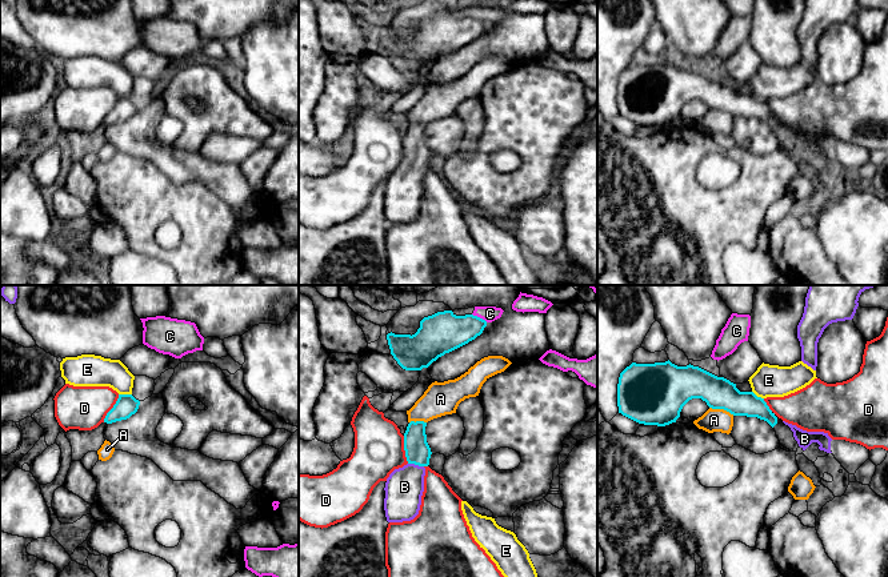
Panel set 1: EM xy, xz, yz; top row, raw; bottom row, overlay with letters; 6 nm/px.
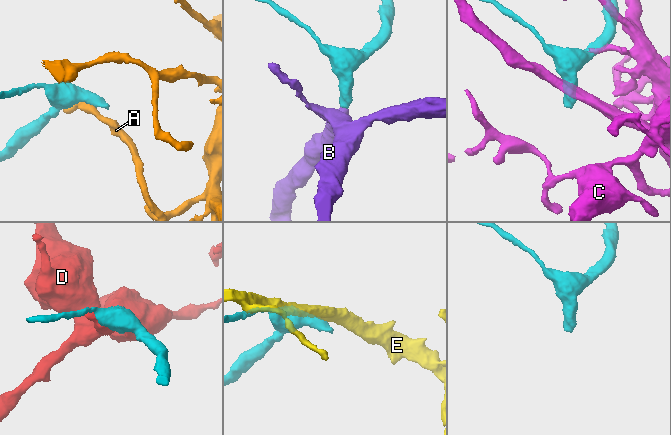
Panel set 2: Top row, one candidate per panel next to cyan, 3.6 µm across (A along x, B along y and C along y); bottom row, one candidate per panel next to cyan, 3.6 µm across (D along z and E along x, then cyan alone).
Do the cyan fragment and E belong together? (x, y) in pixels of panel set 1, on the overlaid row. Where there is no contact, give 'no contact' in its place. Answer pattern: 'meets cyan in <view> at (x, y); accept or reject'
meets cyan in xy at (126, 395); reject

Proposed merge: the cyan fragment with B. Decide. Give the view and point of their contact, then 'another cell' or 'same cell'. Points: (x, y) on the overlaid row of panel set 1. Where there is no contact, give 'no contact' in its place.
xz (416, 464) | same cell

